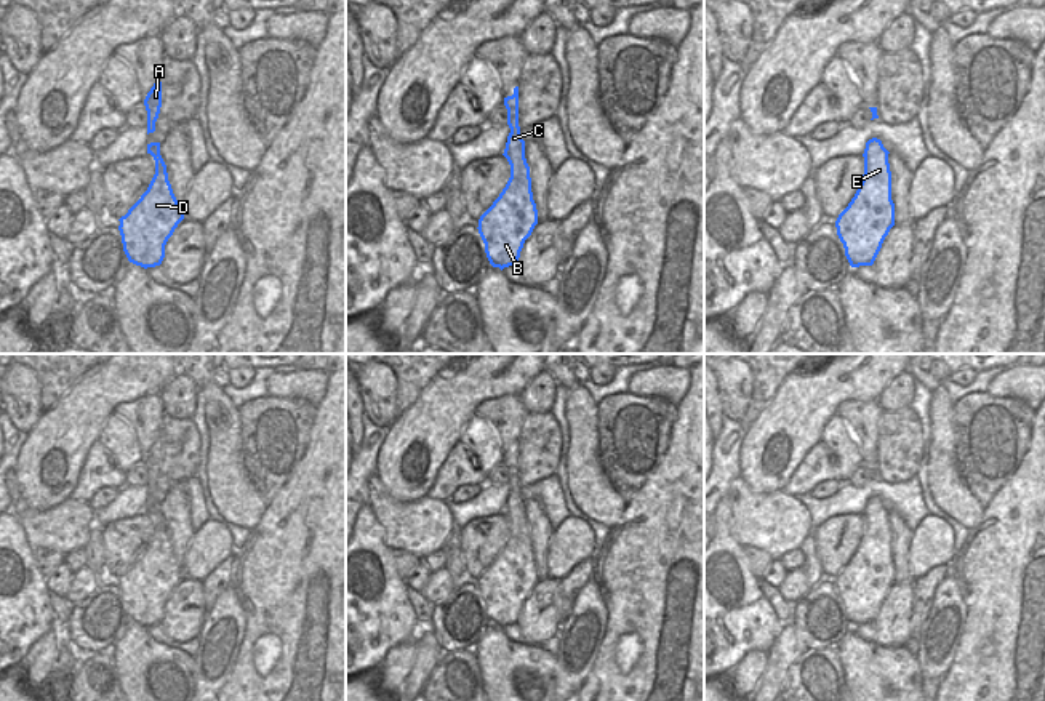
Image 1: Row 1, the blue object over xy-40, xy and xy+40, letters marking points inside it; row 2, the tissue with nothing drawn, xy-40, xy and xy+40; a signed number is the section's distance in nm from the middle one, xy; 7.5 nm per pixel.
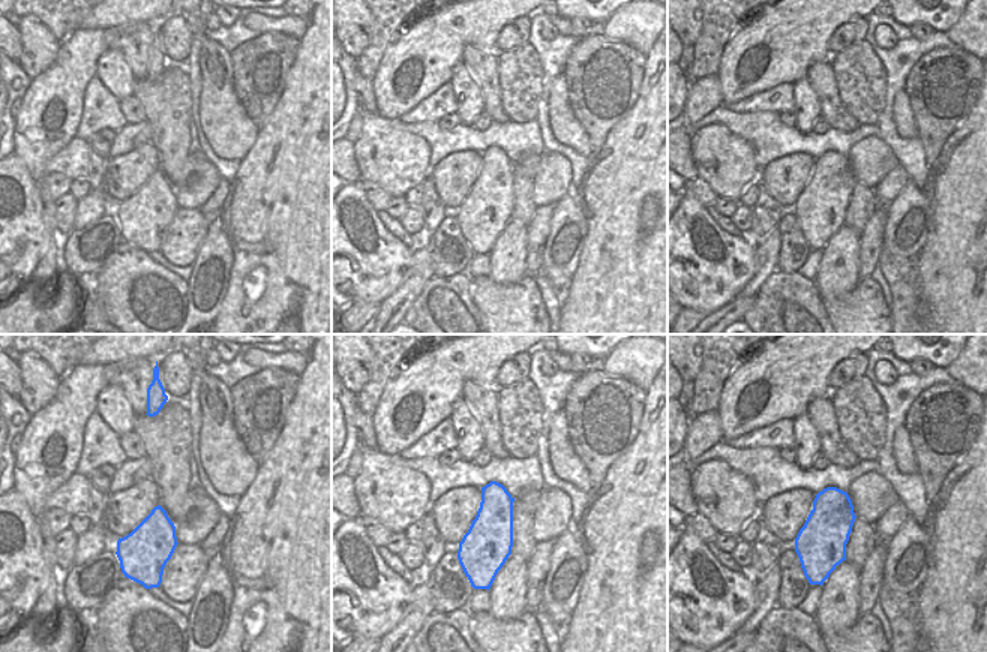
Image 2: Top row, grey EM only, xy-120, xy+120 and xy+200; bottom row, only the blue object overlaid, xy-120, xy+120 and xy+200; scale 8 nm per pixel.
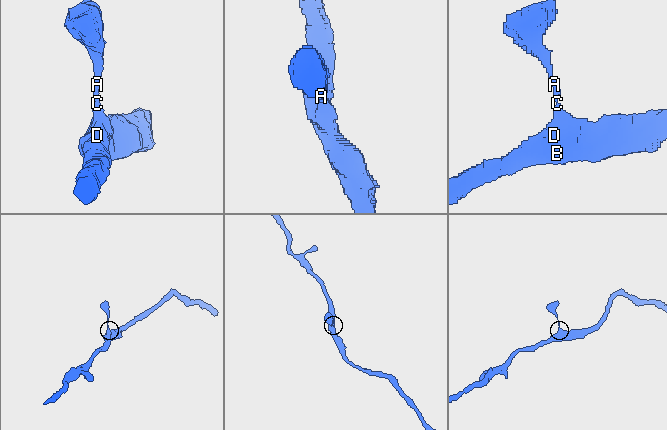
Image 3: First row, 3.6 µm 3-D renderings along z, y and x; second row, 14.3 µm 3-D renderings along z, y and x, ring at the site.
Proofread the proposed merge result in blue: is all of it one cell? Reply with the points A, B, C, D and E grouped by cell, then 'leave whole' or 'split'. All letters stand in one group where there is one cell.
groups A B C D E; leave whole

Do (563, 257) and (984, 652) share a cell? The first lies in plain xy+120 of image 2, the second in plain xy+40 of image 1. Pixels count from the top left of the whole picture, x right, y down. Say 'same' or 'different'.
different

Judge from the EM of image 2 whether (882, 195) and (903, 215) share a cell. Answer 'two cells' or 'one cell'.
two cells

